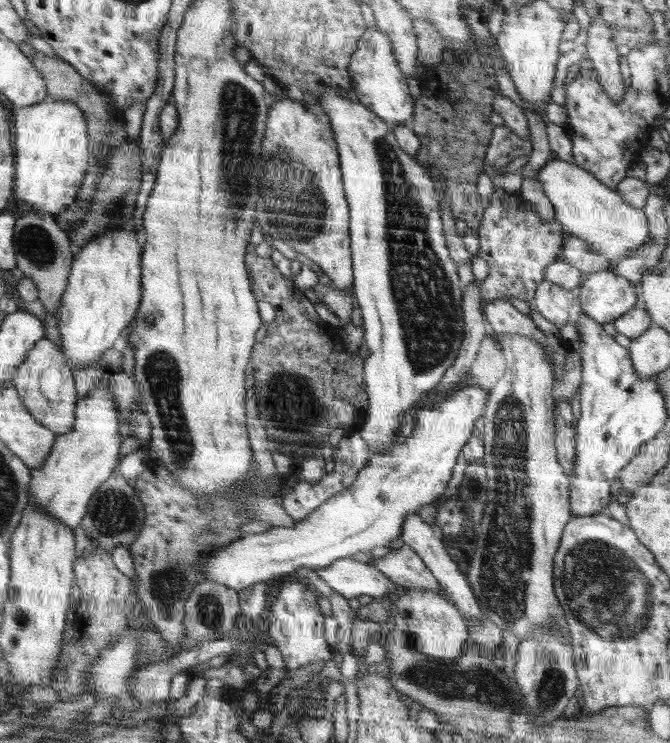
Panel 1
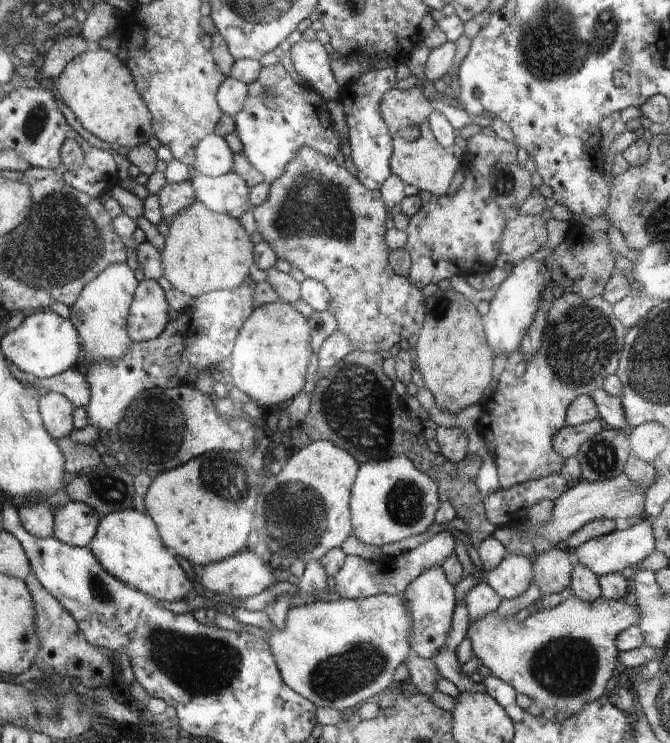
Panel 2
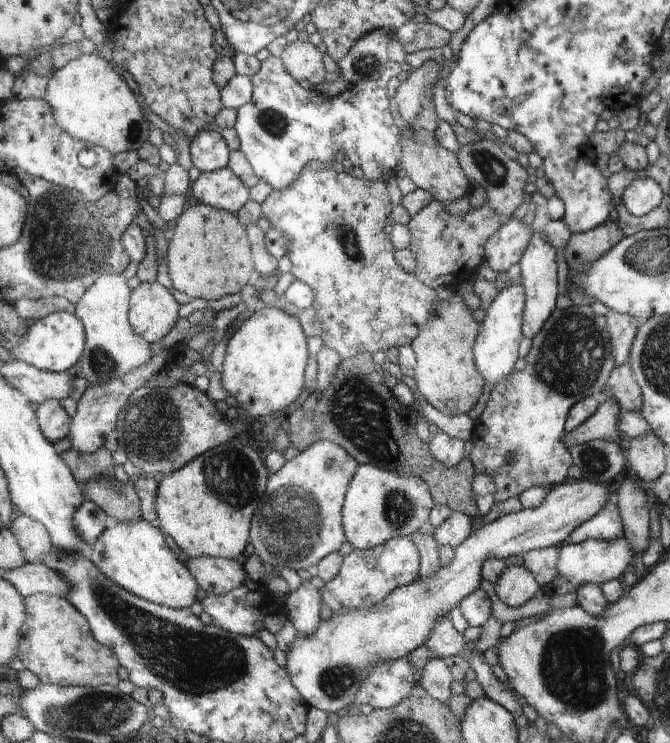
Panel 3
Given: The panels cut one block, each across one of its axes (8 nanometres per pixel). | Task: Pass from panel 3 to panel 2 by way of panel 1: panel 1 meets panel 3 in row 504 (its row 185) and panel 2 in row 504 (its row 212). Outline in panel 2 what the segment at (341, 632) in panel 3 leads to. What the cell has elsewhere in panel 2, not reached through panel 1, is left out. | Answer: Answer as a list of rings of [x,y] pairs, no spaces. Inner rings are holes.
[[[626,473],[600,482],[588,482],[580,478],[575,483],[571,483],[562,496],[553,500],[555,503],[552,520],[547,523],[548,538],[556,545],[596,519],[627,518],[629,521],[637,521],[645,517],[645,496],[646,492],[639,487],[638,483],[632,482]]]

